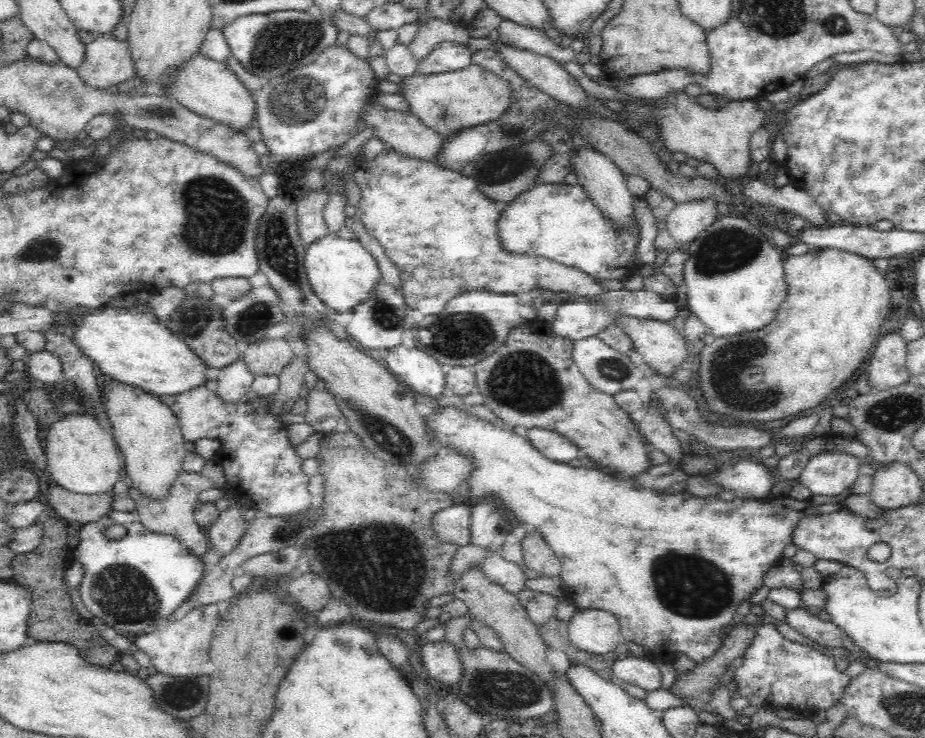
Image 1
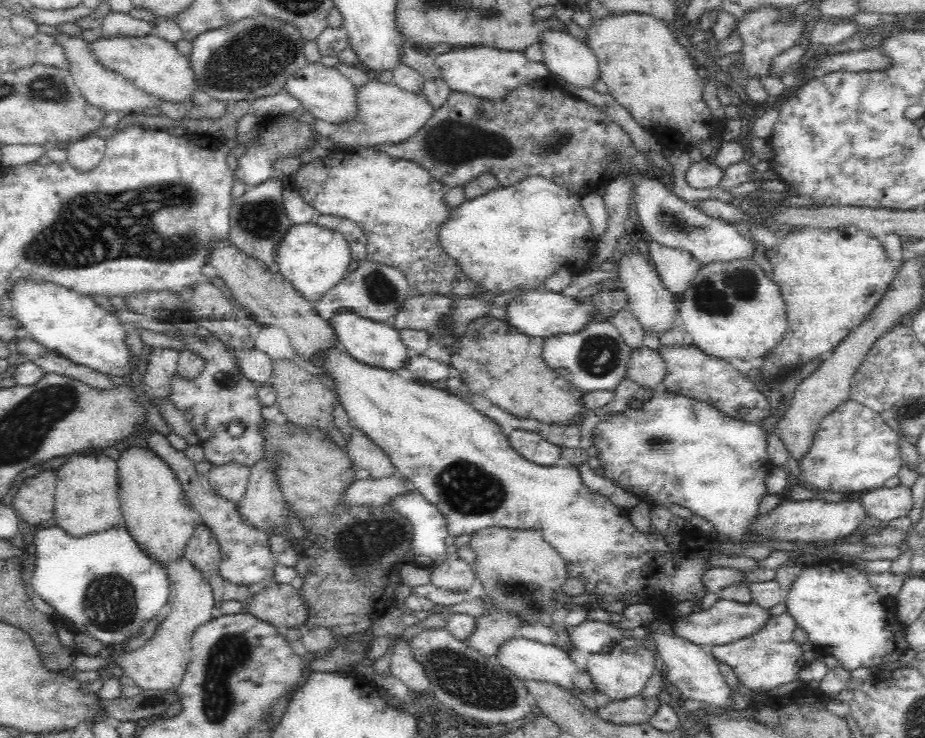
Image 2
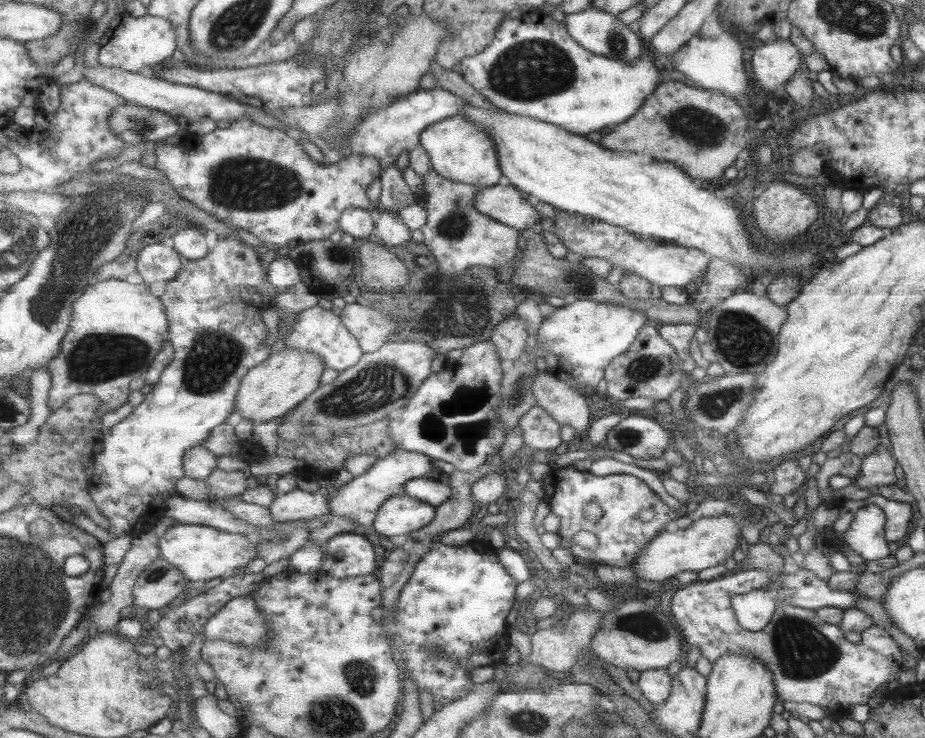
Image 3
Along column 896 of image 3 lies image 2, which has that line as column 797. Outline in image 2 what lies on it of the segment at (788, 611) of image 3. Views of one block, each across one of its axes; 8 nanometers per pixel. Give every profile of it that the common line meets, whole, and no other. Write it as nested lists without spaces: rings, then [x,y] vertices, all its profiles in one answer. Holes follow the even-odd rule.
[[[786,613],[771,616],[758,632],[740,640],[711,647],[708,651],[720,663],[734,671],[739,682],[751,691],[768,692],[776,686],[798,680],[799,673],[808,664],[803,661],[800,645],[794,641],[792,632],[796,628],[795,620]]]

